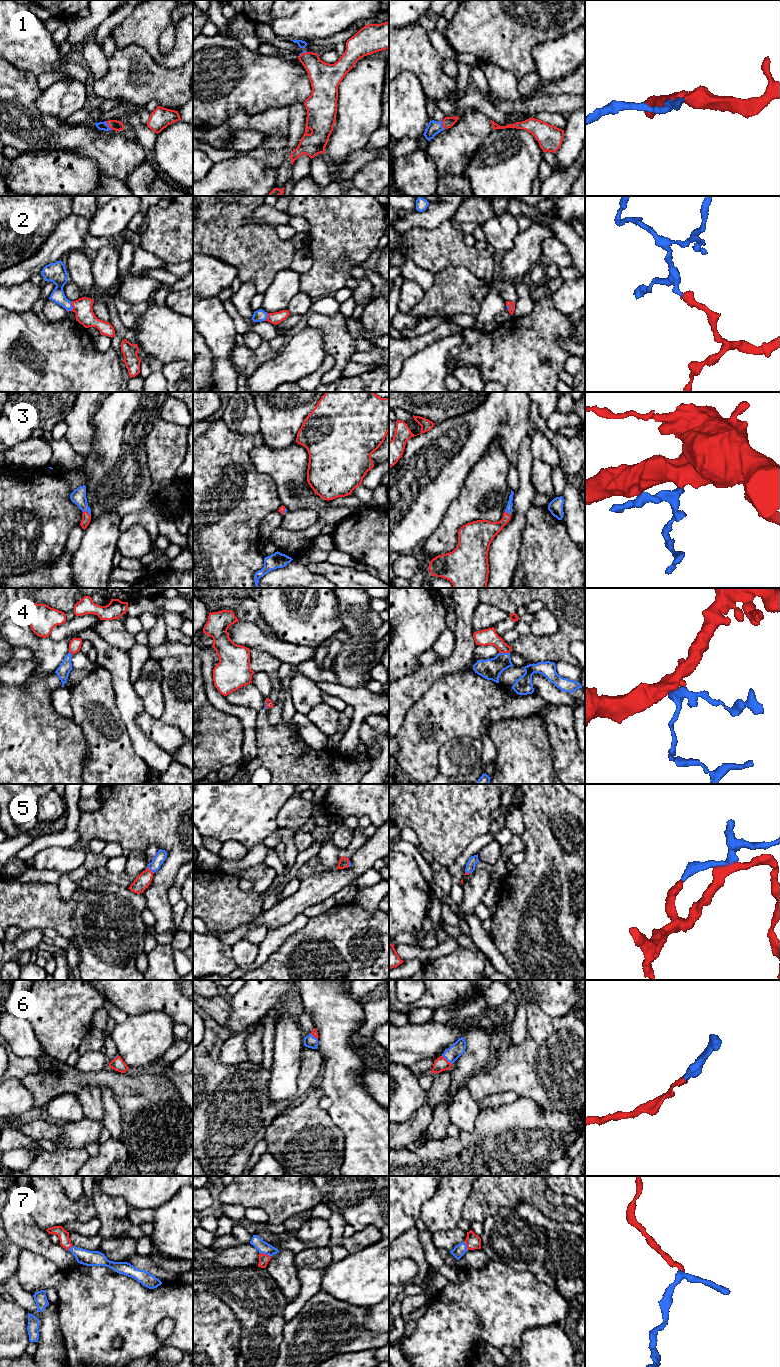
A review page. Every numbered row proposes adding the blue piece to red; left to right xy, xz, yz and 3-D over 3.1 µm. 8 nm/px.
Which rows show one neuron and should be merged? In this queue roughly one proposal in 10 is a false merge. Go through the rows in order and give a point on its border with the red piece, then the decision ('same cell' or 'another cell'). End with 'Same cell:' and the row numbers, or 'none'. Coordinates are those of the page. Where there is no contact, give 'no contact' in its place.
1: xy (108, 125) | same cell
2: xy (72, 305) | same cell
3: xy (87, 512) | same cell
4: yz (504, 652) | same cell
5: xy (150, 870) | same cell
6: yz (446, 1060) | same cell
7: xz (265, 1254) | same cell
Same cell: 1, 2, 3, 4, 5, 6, 7

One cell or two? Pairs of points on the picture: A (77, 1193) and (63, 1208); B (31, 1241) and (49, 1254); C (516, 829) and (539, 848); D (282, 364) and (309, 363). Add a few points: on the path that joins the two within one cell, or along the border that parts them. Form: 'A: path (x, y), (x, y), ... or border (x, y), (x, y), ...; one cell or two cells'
A: border (61, 1186), (72, 1200), (84, 1196); two cells
B: path (35, 1242), (45, 1250); one cell
C: border (520, 810), (523, 816), (523, 833), (521, 836); two cells
D: path (289, 364), (302, 363); one cell

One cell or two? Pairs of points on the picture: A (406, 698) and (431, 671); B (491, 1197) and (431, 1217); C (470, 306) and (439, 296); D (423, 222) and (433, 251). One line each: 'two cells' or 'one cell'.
A: one cell
B: two cells
C: one cell
D: two cells

